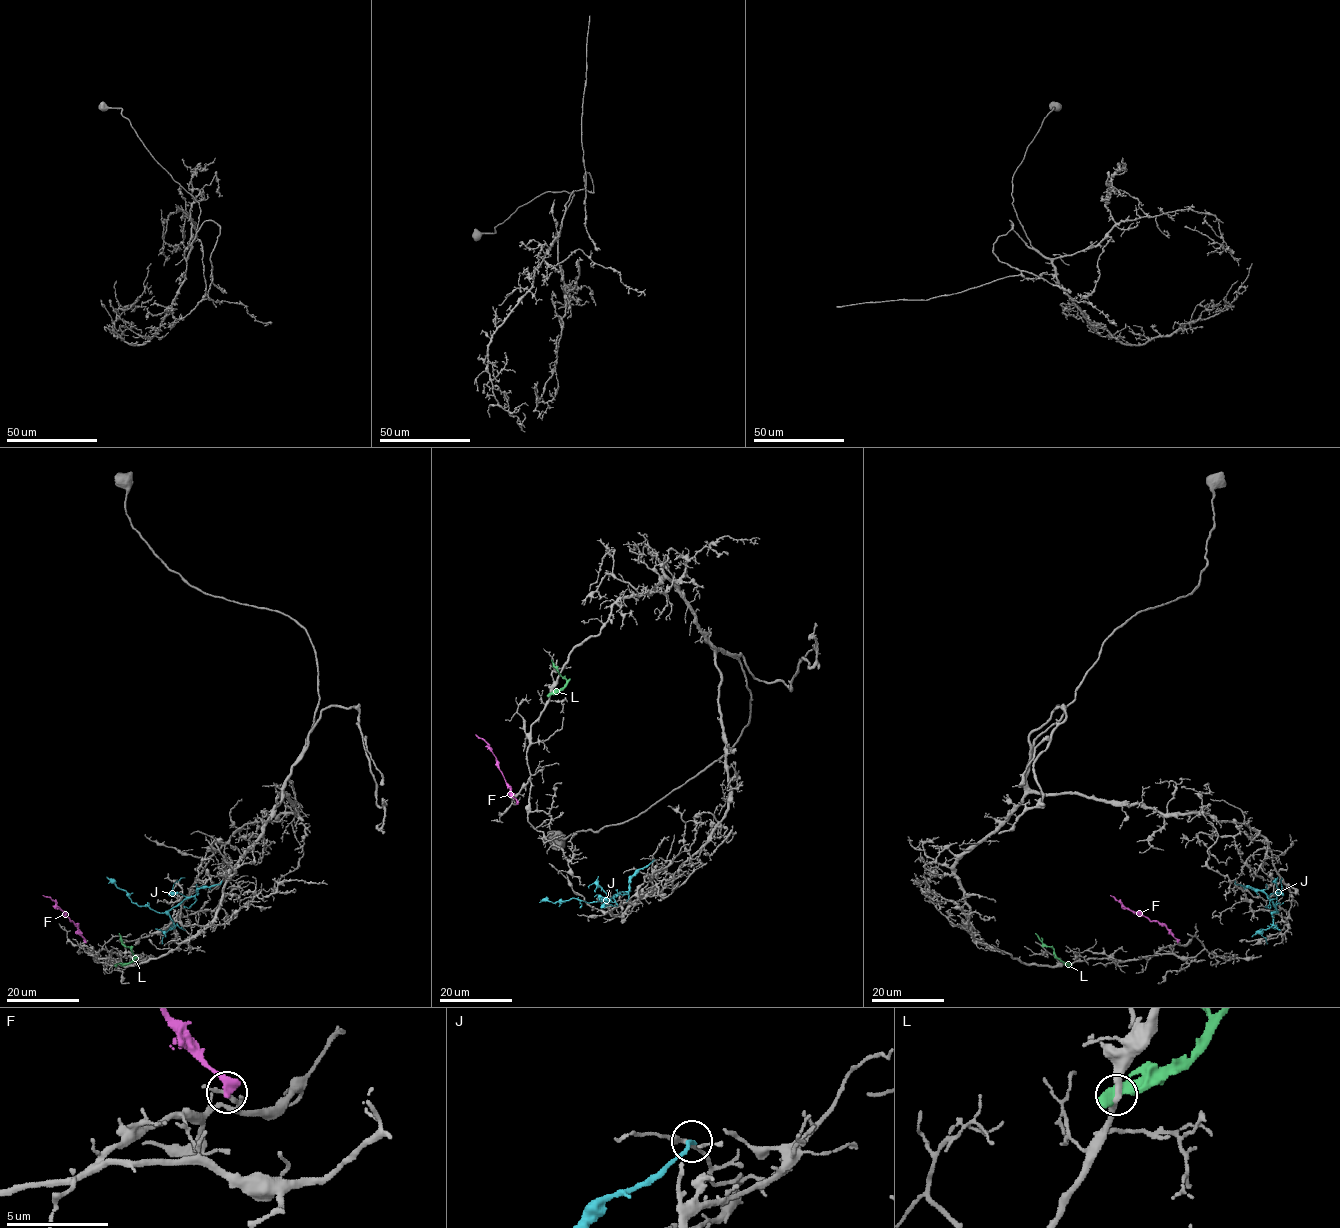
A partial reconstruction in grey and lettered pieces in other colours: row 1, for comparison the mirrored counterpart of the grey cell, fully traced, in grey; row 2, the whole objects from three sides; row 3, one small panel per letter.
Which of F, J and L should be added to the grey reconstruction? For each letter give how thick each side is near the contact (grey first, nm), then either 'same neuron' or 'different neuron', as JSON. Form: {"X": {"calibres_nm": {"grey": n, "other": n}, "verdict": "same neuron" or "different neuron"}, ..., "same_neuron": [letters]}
{"F": {"calibres_nm": {"grey": 160, "other": 440}, "verdict": "different neuron"}, "J": {"calibres_nm": {"grey": 170, "other": 200}, "verdict": "different neuron"}, "L": {"calibres_nm": {"grey": 320, "other": 550}, "verdict": "different neuron"}, "same_neuron": []}

